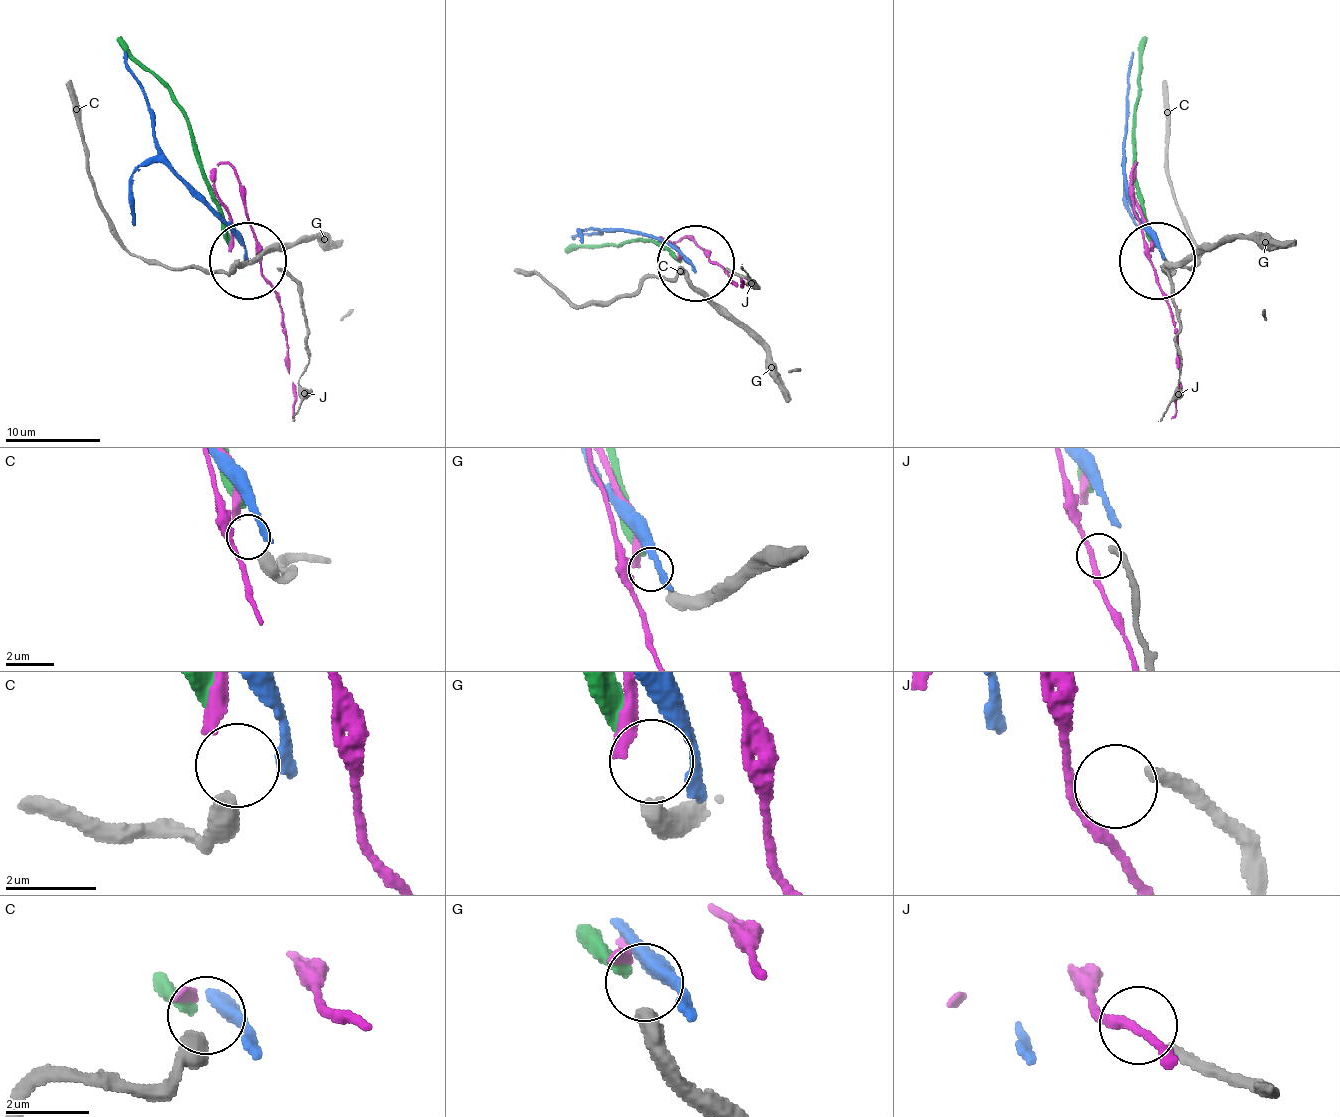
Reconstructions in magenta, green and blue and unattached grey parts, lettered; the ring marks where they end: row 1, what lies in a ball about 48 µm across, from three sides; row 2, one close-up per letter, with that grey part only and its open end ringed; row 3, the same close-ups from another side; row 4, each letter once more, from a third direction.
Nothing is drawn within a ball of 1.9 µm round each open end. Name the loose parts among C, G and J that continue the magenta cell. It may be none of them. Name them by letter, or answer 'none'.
C

